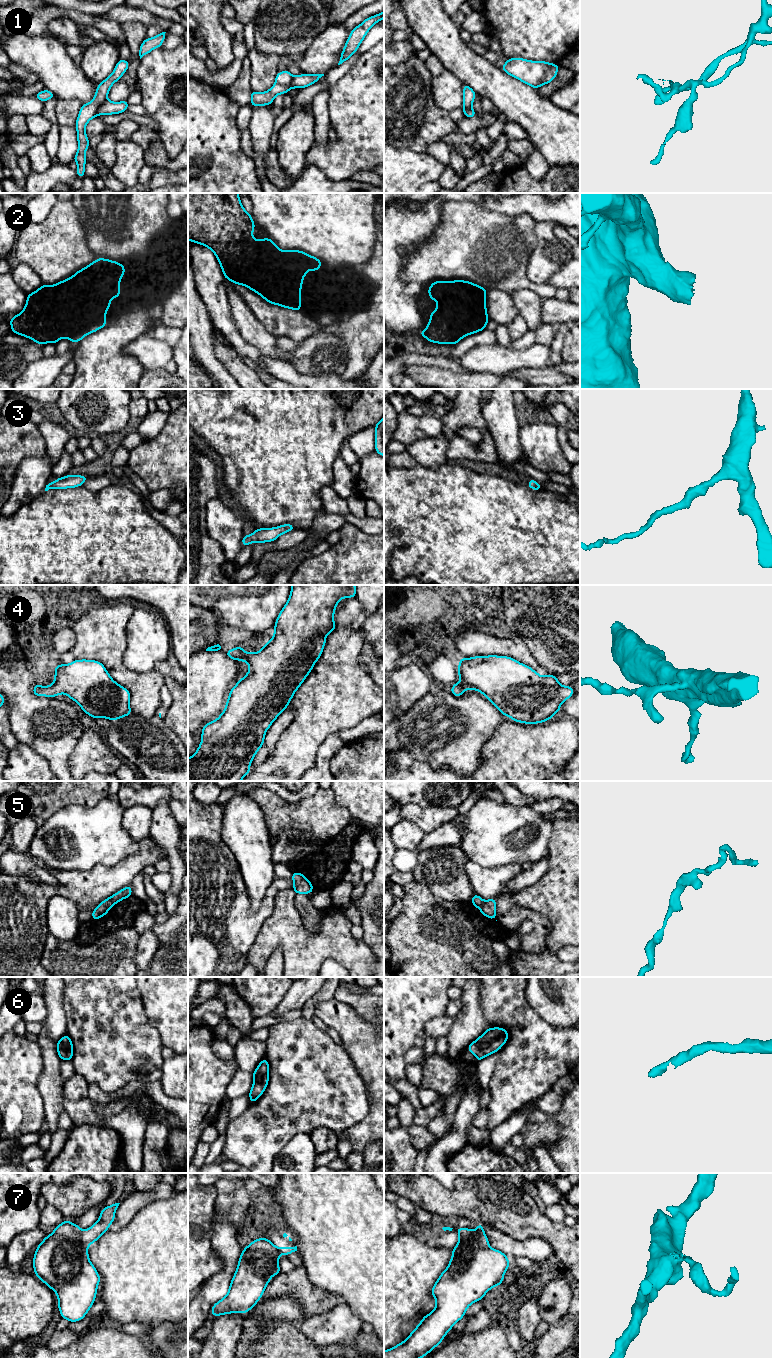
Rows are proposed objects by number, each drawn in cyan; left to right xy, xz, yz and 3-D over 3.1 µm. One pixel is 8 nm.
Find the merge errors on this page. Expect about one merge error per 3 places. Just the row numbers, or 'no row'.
1, 7

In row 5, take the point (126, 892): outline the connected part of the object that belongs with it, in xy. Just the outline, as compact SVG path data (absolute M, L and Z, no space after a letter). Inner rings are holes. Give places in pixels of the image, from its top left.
M131 884L123 889L121 889L119 892L113 894L109 898L105 899L101 903L98 904L98 906L93 910L92 912L92 920L97 920L104 915L106 915L110 908L113 907L116 903L120 902L121 900L131 897L132 896L132 886Z

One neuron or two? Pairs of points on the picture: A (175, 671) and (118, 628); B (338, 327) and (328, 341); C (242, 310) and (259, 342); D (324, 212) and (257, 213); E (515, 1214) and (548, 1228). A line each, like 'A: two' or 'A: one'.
A: two
B: two
C: one
D: one
E: one

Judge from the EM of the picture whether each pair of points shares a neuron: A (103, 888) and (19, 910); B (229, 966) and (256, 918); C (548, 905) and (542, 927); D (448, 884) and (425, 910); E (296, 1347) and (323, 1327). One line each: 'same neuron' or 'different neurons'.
A: same neuron
B: same neuron
C: different neurons
D: different neurons
E: different neurons

